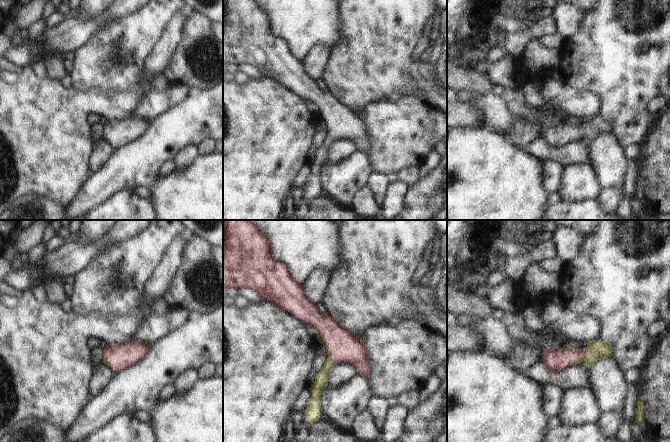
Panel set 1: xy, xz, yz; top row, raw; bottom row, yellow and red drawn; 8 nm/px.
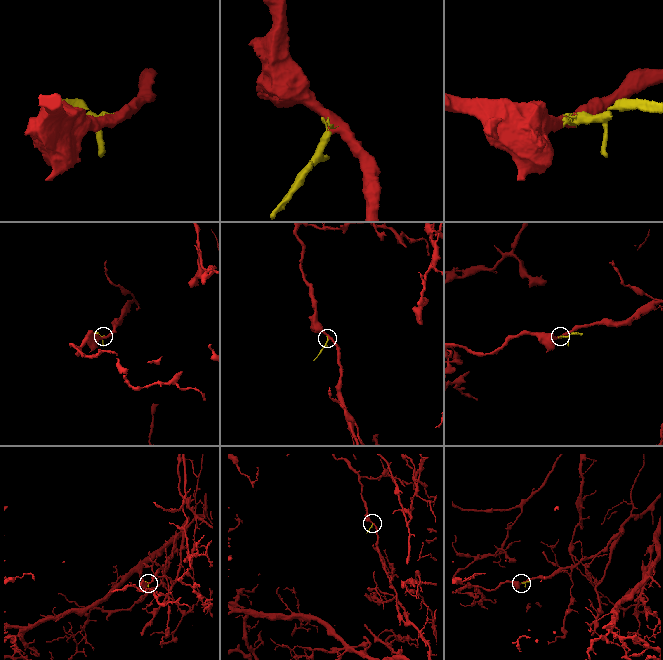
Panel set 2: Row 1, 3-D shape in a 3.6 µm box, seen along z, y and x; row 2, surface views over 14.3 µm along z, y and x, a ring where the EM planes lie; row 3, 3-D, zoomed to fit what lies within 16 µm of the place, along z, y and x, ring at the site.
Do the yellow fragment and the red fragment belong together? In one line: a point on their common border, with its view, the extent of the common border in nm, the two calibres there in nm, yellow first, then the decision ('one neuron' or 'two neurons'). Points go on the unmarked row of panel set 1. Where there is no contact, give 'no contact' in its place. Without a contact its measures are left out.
xz (327, 123) | 320 nm | 110/260 nm | one neuron

